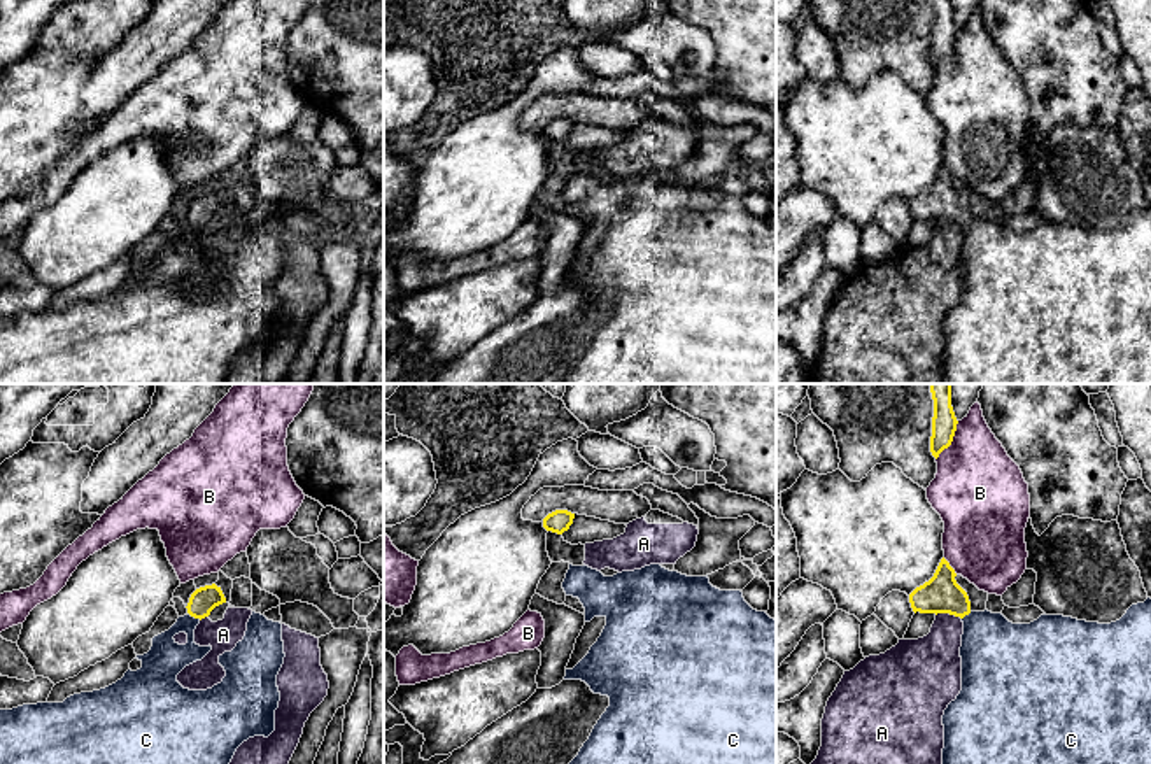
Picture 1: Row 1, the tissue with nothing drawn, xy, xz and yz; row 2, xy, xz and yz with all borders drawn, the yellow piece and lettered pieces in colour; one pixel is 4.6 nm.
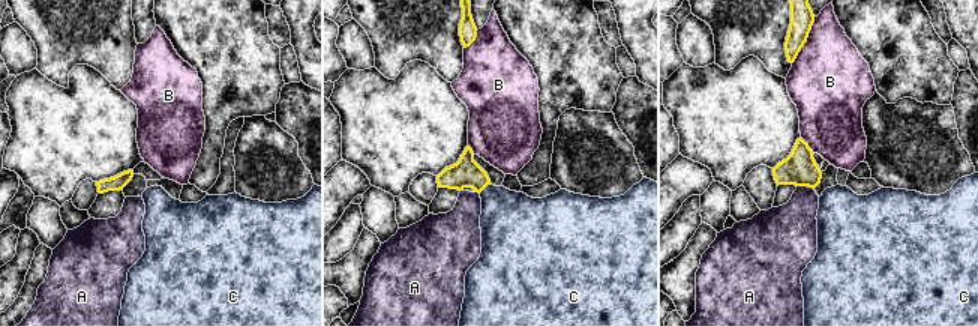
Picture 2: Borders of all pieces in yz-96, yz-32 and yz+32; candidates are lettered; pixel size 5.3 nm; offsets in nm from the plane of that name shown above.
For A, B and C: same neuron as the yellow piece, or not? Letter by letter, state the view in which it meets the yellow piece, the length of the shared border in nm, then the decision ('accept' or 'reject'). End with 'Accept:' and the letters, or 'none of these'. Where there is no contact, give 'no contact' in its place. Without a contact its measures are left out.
A: yz | 120 nm | reject
B: yz | 220 nm | reject
C: xy | 70 nm | accept
Accept: C

